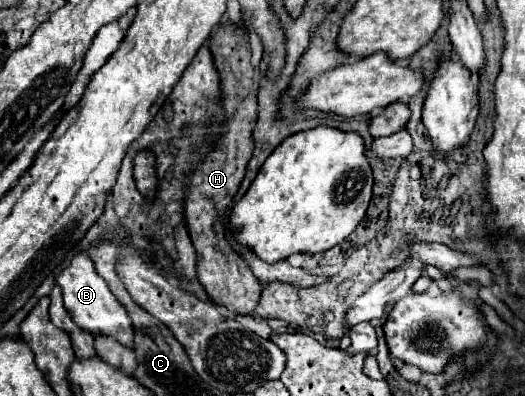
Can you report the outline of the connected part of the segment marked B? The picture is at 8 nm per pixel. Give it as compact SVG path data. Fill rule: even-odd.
M78 252L70 266L64 268L56 282L62 286L64 292L64 306L68 308L68 312L72 314L72 320L86 328L92 334L102 334L102 336L114 336L118 342L122 342L124 346L130 348L132 338L134 338L134 330L132 330L132 320L130 316L124 312L122 304L118 304L118 300L114 298L114 294L110 292L108 284L96 274L94 270L94 262L86 252Z

